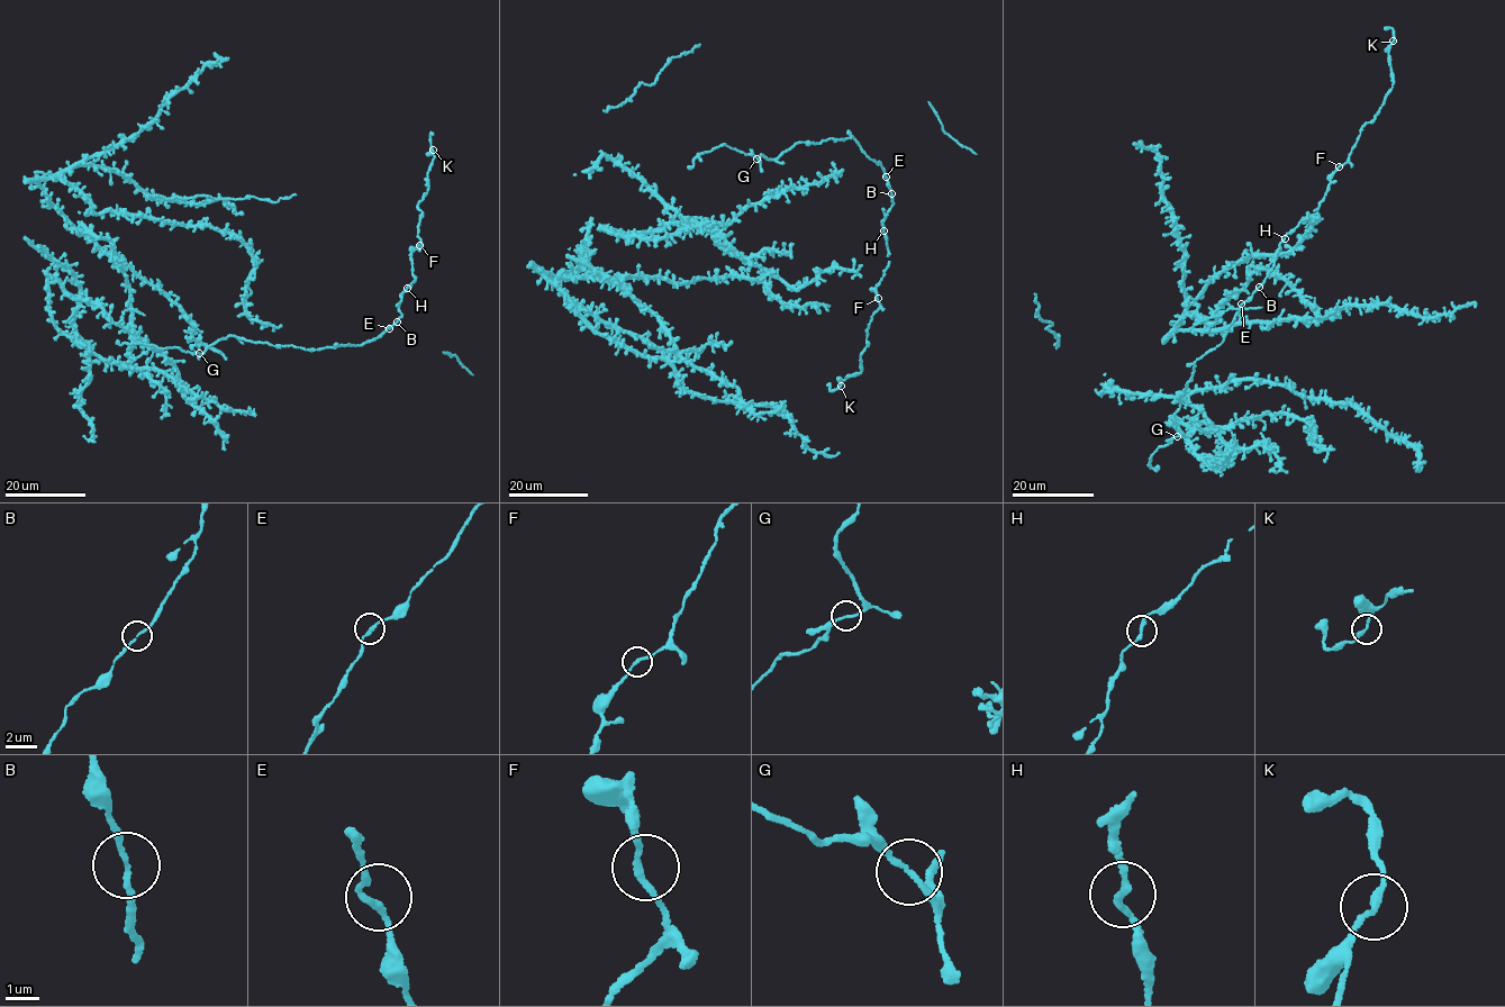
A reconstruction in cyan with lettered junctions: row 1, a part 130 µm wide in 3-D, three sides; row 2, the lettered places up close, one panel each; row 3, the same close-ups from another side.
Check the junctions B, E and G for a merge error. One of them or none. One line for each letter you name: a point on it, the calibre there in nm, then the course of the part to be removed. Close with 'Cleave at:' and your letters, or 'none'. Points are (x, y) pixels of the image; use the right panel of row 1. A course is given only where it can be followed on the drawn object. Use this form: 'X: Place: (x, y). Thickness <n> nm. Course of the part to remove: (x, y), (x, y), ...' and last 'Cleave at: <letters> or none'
Cleave at: none

